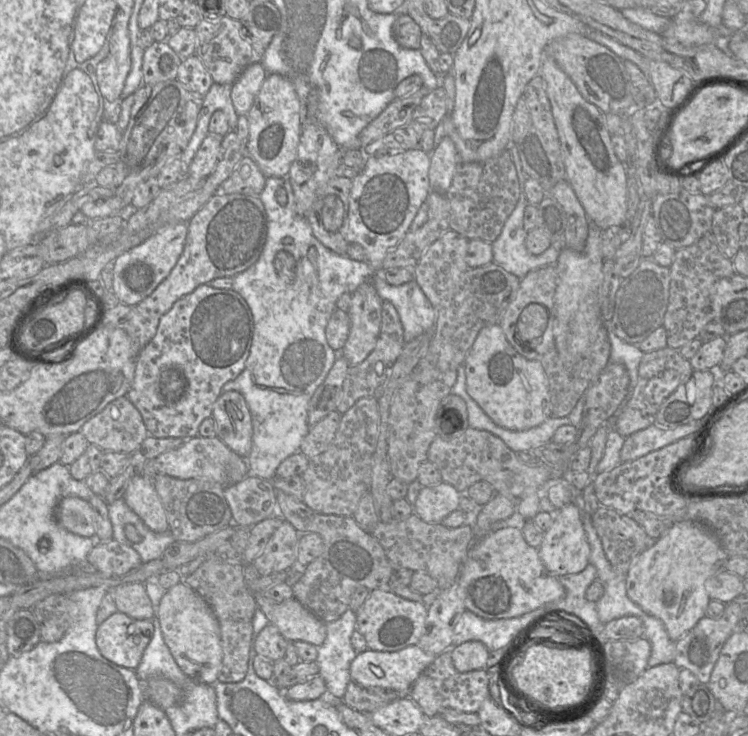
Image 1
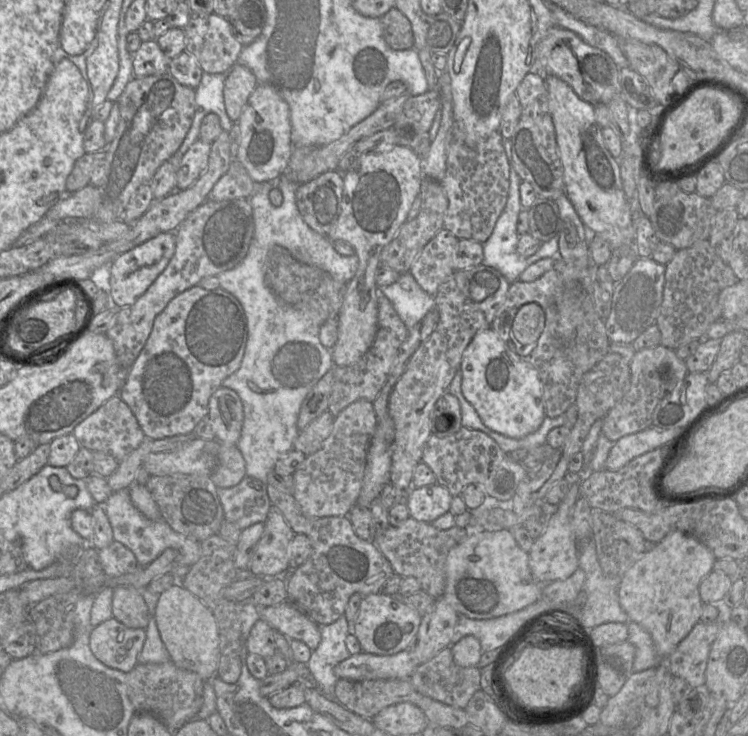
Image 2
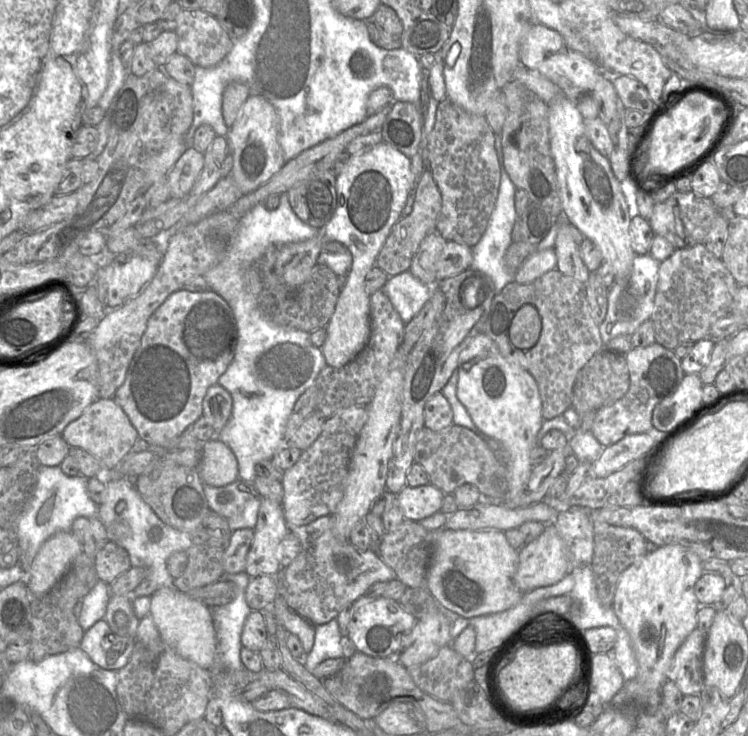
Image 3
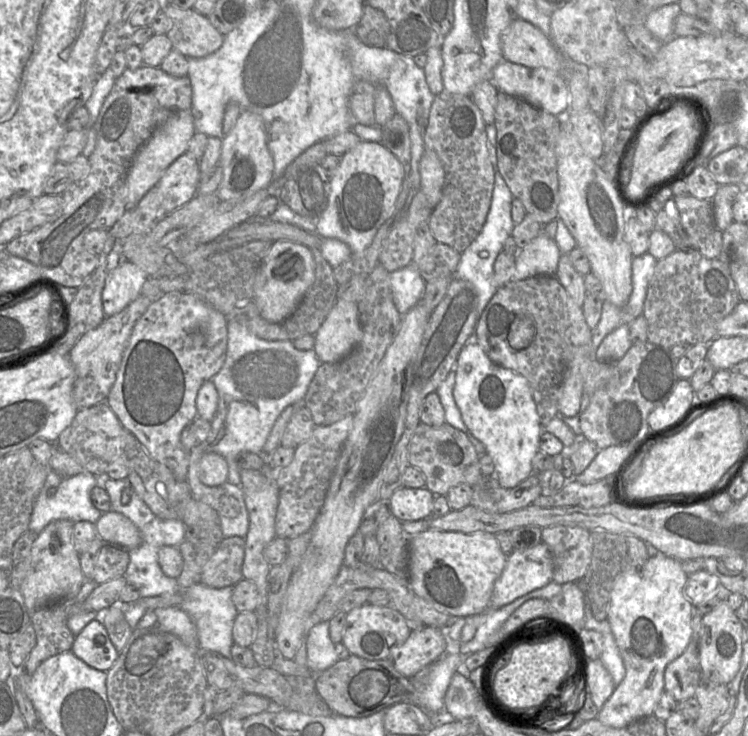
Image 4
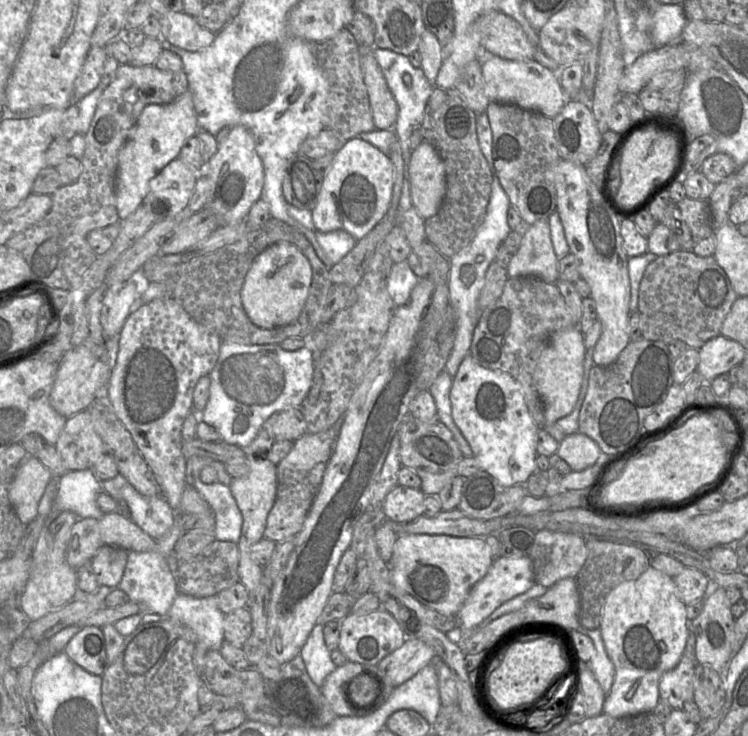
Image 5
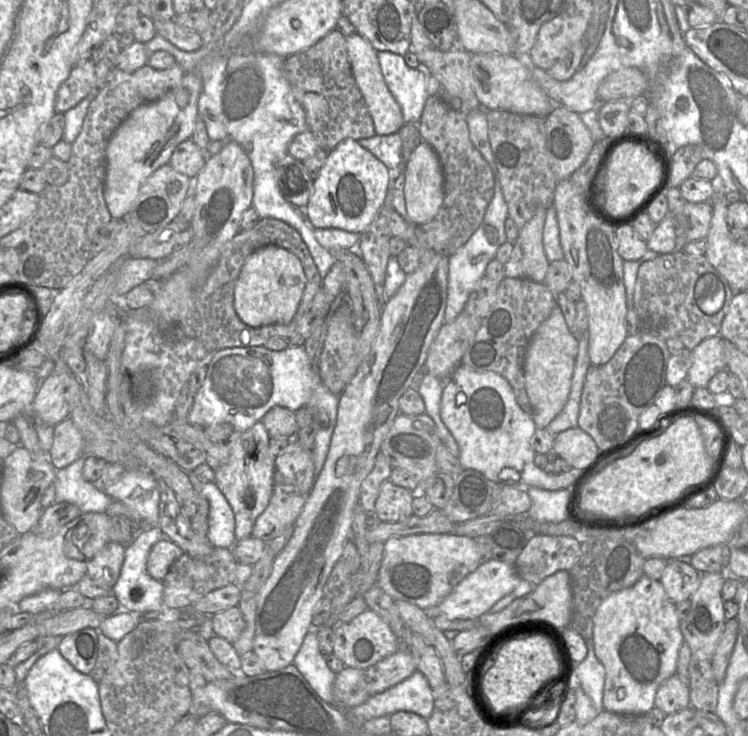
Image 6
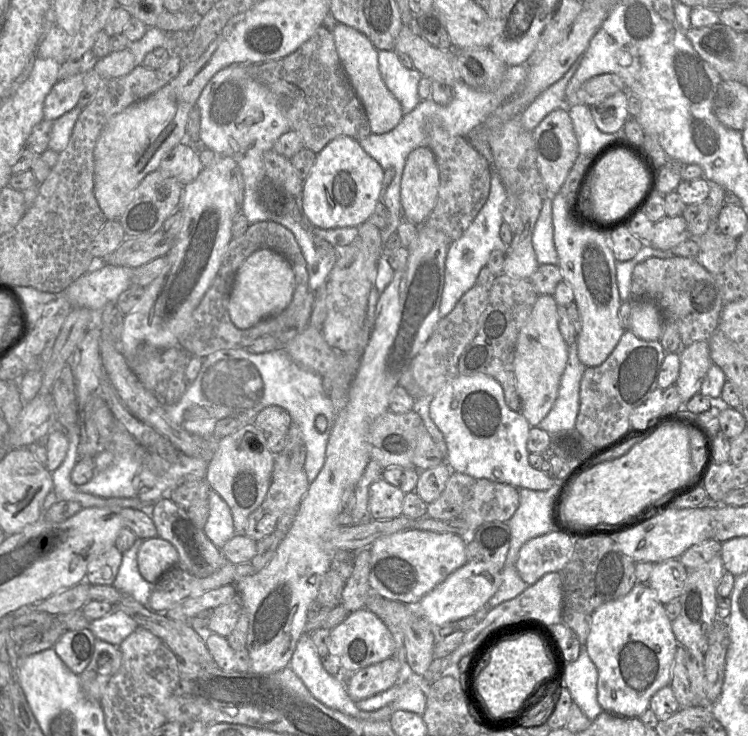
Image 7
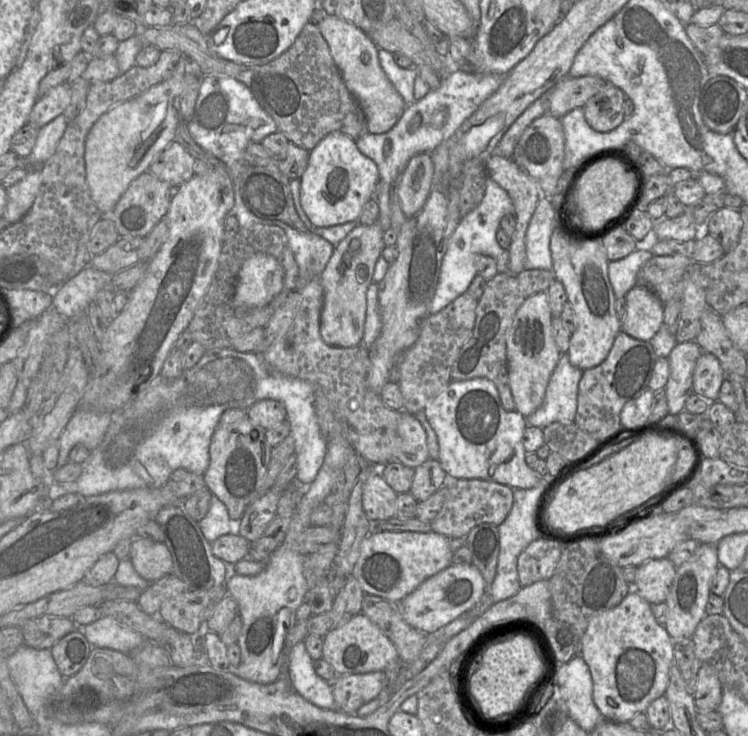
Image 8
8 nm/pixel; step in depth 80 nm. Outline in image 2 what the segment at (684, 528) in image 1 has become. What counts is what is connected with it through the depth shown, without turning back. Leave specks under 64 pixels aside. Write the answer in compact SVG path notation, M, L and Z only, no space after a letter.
M672 531L624 574L618 587L621 607L632 621L650 633L656 652L662 659L667 659L700 621L703 602L699 585L713 571L715 561L712 551L698 539Z

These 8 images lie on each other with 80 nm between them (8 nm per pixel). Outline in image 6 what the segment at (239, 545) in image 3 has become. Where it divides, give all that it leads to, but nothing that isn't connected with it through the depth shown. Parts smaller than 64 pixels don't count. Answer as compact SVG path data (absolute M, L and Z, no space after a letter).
M213 547L209 555L200 558L183 554L162 580L164 604L170 609L186 609L211 591L236 583L238 563L232 548Z

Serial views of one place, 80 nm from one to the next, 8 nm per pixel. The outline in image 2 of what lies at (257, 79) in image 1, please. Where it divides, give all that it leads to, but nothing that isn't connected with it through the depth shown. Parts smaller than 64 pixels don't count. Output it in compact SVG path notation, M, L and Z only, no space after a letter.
M237 63L230 69L225 80L223 97L226 113L232 121L238 120L258 84L257 78L247 66Z

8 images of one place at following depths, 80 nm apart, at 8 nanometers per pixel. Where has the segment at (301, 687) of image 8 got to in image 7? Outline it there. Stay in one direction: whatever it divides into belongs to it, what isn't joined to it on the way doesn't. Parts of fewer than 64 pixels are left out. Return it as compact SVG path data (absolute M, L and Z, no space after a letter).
M303 633L300 637L295 651L289 663L289 667L296 673L302 680L304 685L310 693L326 706L339 710L351 717L363 720L390 720L393 709L390 706L385 706L376 711L362 711L356 702L354 702L346 691L345 682L341 678L337 678L329 674L322 665L323 658L318 654L316 647L313 643L312 636L309 633Z

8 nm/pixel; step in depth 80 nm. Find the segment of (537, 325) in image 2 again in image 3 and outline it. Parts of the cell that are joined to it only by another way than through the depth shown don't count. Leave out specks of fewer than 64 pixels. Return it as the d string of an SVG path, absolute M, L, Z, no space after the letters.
M530 304L523 305L510 323L510 341L520 350L529 350L538 342L541 330L542 323L537 309Z

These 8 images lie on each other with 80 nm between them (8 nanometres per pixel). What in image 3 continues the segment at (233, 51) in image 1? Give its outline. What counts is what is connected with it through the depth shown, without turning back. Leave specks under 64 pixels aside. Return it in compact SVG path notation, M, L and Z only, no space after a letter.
M182 9L174 31L178 39L176 52L188 57L196 66L217 65L233 46L233 39L216 16L202 9Z

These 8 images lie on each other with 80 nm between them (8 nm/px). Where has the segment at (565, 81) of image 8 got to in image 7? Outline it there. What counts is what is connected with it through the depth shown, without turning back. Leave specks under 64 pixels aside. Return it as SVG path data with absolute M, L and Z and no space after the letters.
M605 73L589 79L568 99L569 105L593 106L607 97L627 91L624 81L616 74Z

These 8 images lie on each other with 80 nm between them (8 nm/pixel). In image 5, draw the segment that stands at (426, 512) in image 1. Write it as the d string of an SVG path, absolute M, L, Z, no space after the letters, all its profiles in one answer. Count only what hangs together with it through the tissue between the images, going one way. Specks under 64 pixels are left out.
M398 484L387 494L382 512L388 520L406 523L424 514L424 498L421 488Z

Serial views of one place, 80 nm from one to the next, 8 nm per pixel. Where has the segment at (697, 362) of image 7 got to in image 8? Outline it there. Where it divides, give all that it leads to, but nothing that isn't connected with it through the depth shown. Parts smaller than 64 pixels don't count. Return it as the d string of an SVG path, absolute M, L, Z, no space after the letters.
M695 342L677 343L671 350L669 378L664 388L669 414L678 415L684 410L686 400L692 392L692 376L696 361L703 350Z

